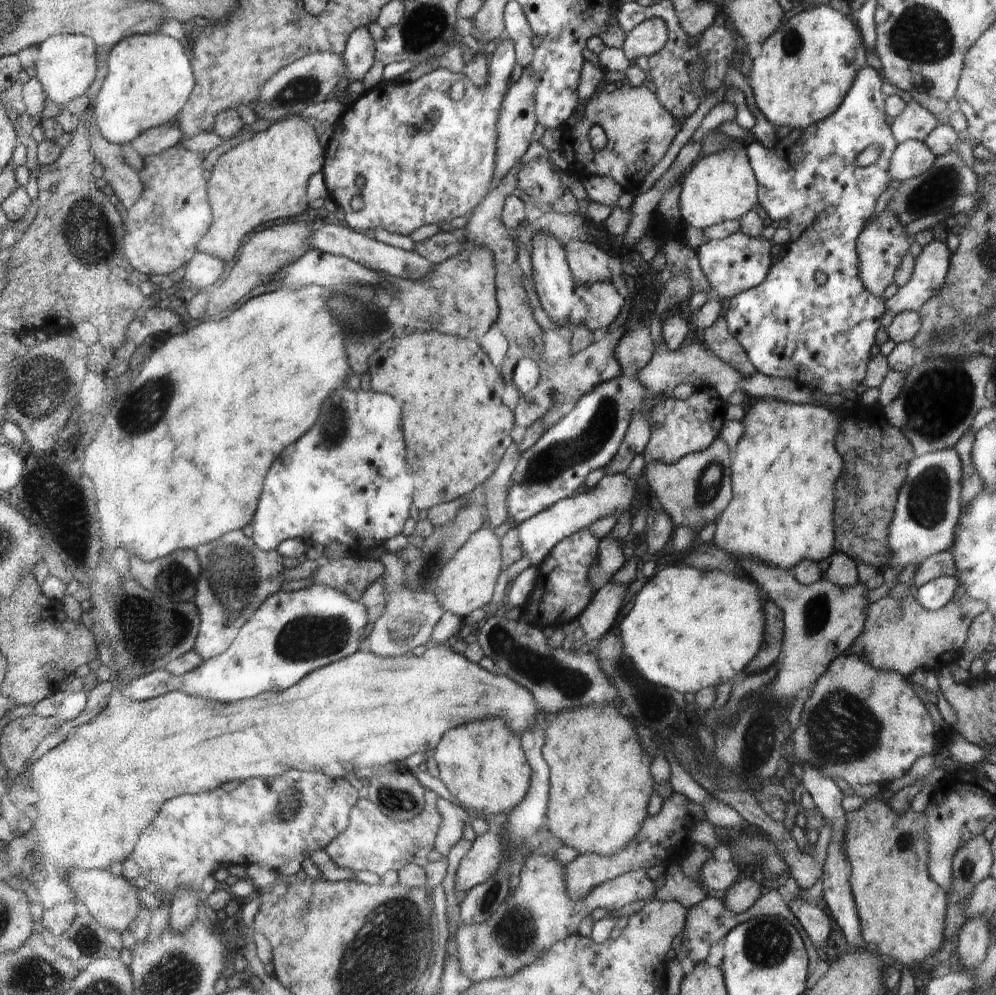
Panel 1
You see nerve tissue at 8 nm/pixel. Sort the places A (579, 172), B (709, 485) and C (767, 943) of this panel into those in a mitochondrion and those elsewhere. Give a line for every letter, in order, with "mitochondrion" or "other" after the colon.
A: other
B: mitochondrion
C: mitochondrion

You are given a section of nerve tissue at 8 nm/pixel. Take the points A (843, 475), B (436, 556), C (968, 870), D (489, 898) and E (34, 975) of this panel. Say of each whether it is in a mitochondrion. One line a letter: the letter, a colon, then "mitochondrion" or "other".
A: other
B: mitochondrion
C: mitochondrion
D: mitochondrion
E: mitochondrion

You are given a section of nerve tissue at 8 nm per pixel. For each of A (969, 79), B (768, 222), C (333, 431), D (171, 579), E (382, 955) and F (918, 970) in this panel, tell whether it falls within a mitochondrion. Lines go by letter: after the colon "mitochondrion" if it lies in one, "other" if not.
A: other
B: other
C: mitochondrion
D: mitochondrion
E: mitochondrion
F: other

